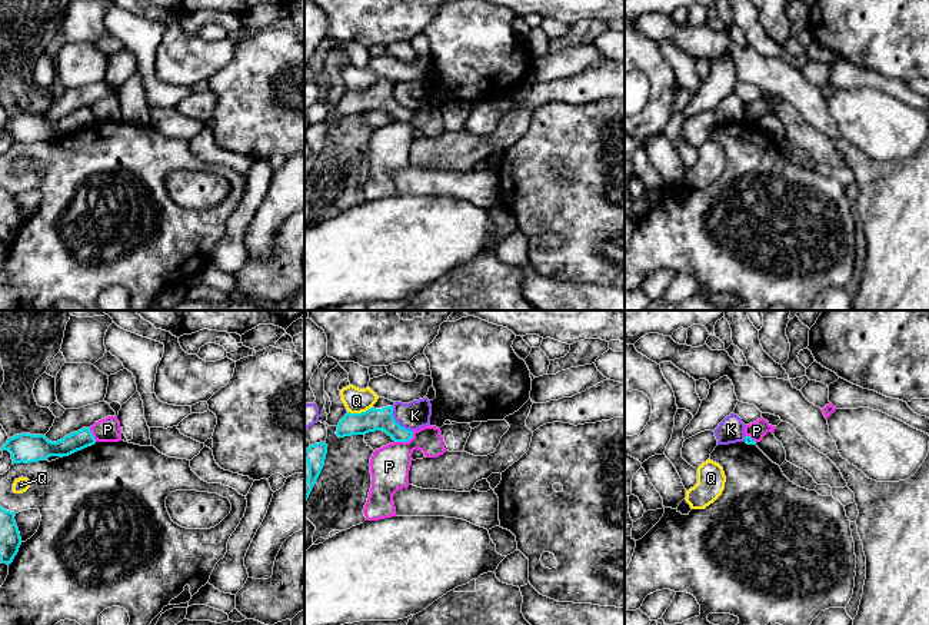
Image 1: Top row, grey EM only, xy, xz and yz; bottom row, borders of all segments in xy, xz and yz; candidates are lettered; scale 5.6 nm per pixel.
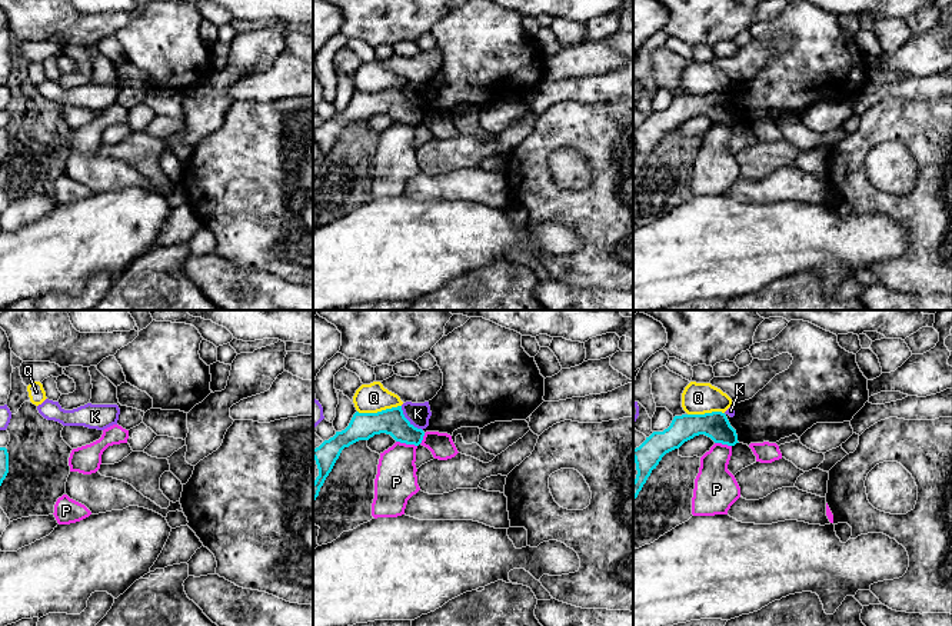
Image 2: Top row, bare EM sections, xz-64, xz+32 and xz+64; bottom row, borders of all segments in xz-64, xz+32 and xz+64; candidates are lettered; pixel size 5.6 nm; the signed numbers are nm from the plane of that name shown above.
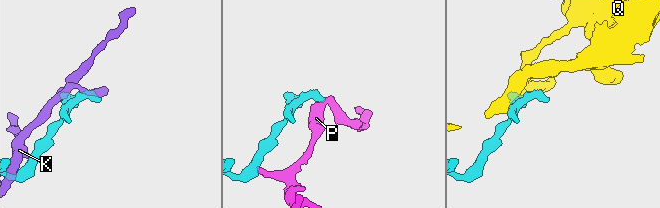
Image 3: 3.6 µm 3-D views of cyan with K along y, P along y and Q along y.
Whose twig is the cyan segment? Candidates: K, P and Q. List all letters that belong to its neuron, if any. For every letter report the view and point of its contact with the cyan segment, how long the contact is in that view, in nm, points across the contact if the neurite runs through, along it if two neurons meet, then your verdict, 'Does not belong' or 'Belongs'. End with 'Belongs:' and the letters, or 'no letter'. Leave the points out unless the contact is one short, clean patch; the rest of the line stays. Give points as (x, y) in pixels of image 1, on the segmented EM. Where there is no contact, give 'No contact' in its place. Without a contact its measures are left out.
K: Touches cyan at xz (396, 422). Shared border 180 nm. Does not belong
P: Touches cyan at xz (406, 441). Shared border 130 nm. Boundary: xz (413, 431), (408, 441), (395, 442). Does not belong
Q: Touches cyan at xz (359, 414). Shared border 150 nm. Boundary: xz (372, 406), (360, 412), (348, 412). Does not belong
Belongs: no letter

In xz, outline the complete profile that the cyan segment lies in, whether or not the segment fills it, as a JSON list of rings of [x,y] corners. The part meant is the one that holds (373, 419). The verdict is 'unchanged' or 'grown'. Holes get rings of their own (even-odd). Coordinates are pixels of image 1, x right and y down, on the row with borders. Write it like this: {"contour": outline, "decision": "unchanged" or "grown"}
{"contour": [[[379,398],[377,402],[362,413],[347,412],[339,422],[336,435],[339,438],[366,435],[374,430],[386,432],[394,442],[409,442],[413,430],[404,429],[393,418],[394,402]]], "decision": "grown"}

